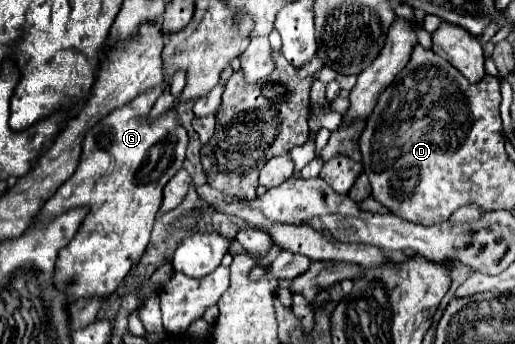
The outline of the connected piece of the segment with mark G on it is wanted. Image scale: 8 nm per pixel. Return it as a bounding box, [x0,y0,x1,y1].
[38,70,188,298]

